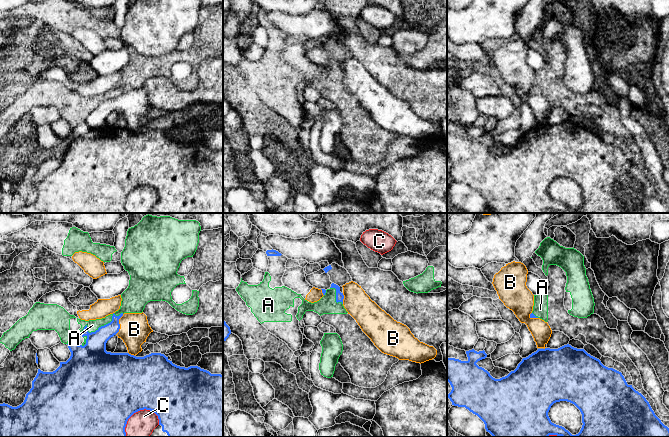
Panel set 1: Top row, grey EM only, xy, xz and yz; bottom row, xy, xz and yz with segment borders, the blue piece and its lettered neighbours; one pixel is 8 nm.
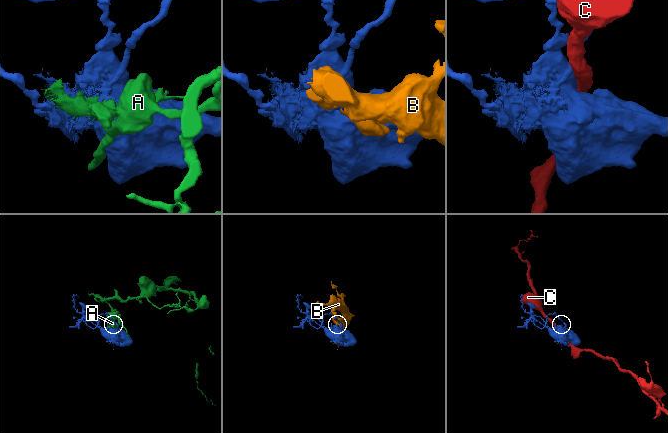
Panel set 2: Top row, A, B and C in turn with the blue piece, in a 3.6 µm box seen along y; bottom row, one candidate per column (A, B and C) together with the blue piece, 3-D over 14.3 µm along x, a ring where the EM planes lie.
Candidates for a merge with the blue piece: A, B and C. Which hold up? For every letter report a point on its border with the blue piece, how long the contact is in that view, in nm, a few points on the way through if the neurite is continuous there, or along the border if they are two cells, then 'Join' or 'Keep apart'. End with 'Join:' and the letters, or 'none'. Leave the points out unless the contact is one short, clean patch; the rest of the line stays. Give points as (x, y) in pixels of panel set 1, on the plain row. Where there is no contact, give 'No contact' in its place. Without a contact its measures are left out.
A: Touches blue at xy (101, 102). Shared border 380 nm. Keep apart
B: Touches blue at xy (119, 100). Shared border 180 nm. Keep apart
C: Touches blue at xy (134, 188). Shared border 320 nm. Keep apart
Join: none

